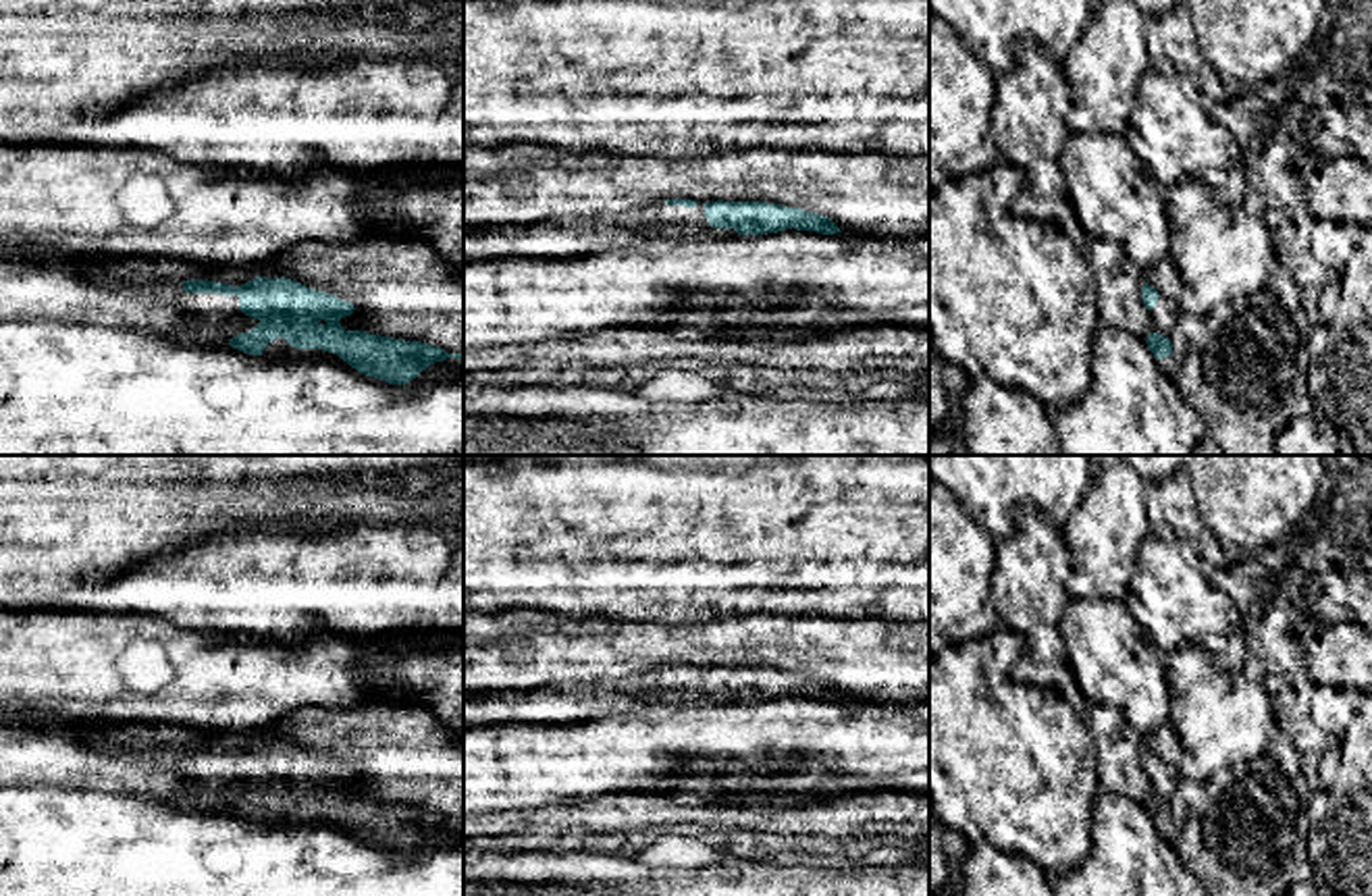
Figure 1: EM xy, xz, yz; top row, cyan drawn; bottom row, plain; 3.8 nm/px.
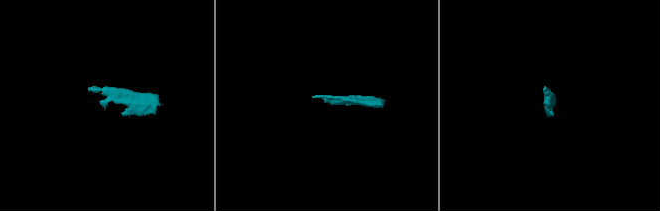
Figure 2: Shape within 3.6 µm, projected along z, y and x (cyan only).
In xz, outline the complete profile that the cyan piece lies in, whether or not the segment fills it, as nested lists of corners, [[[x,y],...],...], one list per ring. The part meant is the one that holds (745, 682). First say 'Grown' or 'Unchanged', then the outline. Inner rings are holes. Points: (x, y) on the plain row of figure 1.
Grown. [[[667,665],[640,676],[609,682],[609,692],[647,699],[655,692],[678,692],[686,699],[703,699],[709,692],[734,694],[738,701],[763,701],[784,694],[842,699],[827,682],[767,667],[707,667]]]

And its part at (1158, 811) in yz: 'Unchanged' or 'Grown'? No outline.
Grown

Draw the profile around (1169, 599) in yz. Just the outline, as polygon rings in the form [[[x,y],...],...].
[[[1147,534],[1127,586],[1125,605],[1150,640],[1166,655],[1197,644],[1218,669],[1245,669],[1245,615],[1231,595],[1193,570],[1177,545]]]

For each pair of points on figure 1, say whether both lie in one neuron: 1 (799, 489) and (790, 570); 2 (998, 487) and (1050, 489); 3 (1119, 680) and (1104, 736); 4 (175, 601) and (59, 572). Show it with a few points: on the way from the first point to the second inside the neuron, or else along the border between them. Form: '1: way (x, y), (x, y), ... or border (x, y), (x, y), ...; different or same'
1: way (788, 510), (790, 549); same
2: way (1011, 487), (1038, 487); same
3: border (1090, 703), (1113, 705), (1144, 736); different
4: border (148, 562), (121, 570), (96, 589), (57, 597); different

